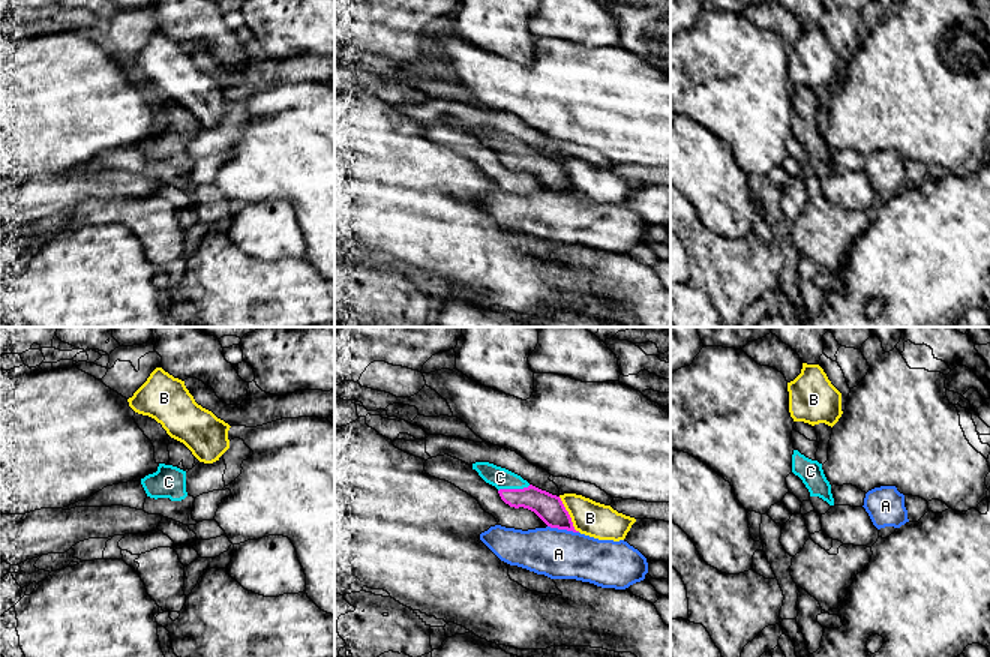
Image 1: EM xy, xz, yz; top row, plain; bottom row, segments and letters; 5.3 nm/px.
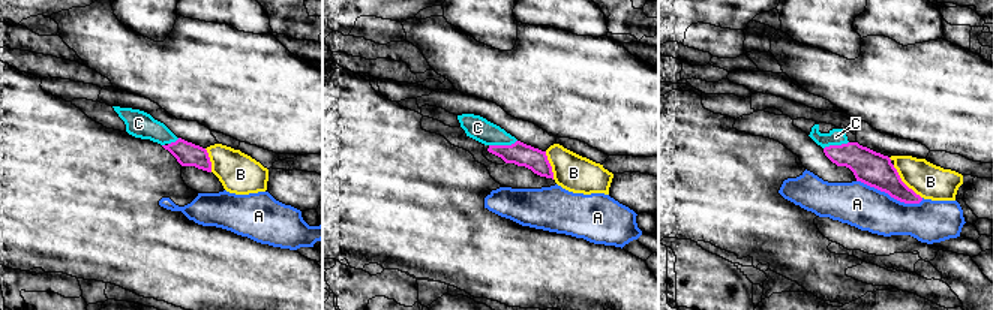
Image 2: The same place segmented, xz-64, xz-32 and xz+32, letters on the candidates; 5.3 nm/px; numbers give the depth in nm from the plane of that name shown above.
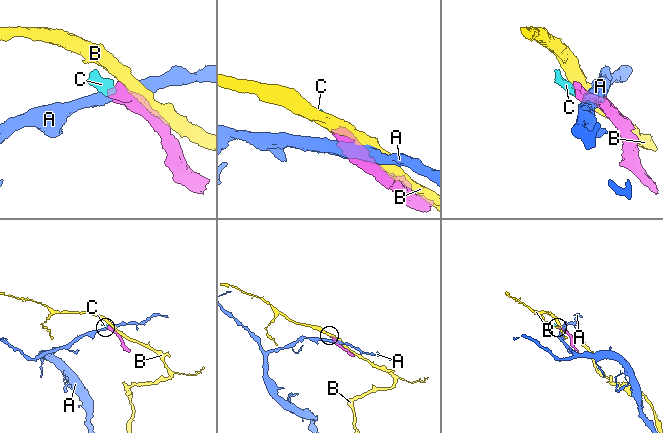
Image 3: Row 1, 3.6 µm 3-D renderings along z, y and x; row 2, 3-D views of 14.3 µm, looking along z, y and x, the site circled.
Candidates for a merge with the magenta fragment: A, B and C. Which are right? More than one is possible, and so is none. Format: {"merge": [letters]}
{"merge": ["C"]}

